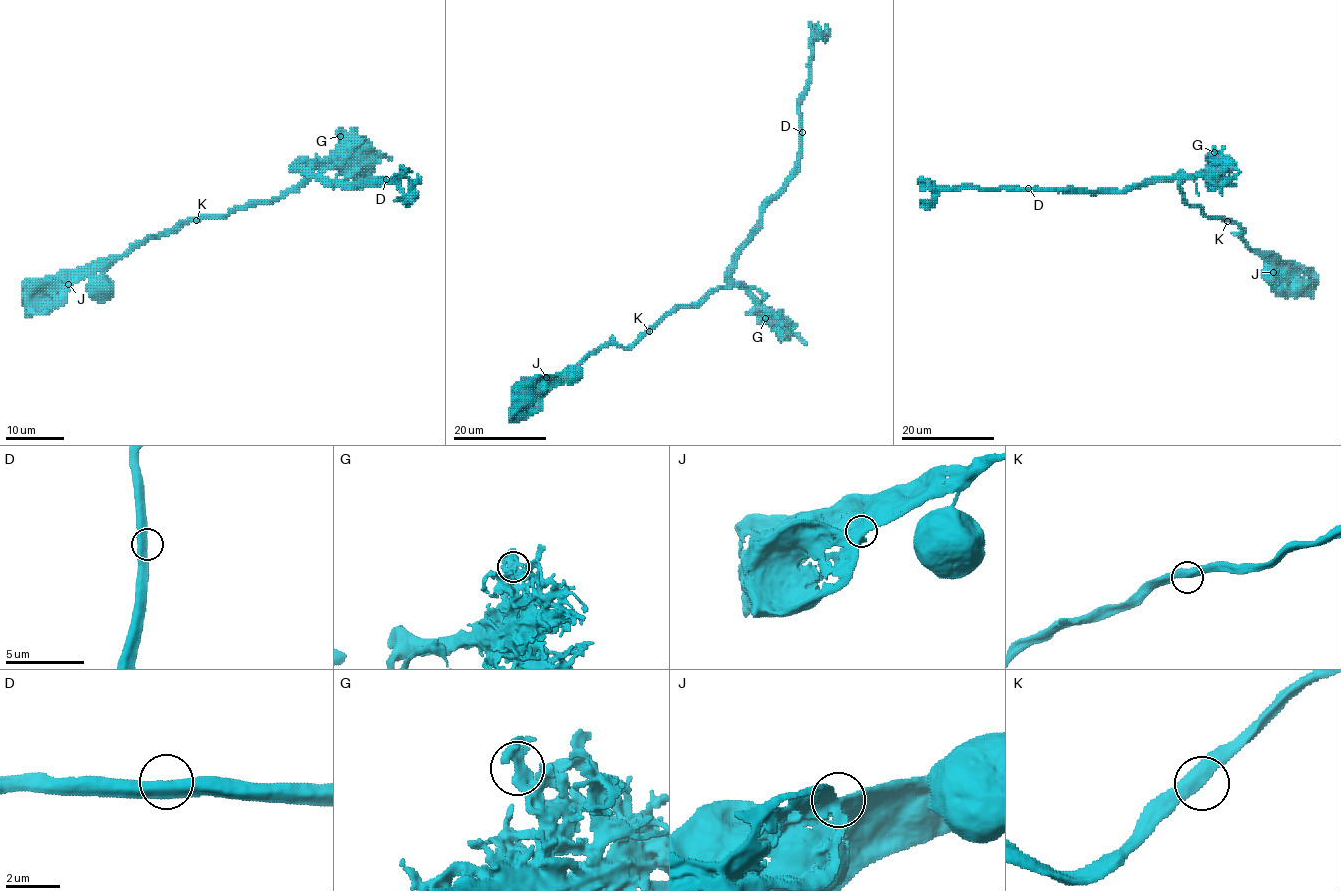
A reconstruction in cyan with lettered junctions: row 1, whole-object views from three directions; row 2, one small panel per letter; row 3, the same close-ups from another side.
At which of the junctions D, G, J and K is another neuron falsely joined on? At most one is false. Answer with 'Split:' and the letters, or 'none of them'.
Split: K

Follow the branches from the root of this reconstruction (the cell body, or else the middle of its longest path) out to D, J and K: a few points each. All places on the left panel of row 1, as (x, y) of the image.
D: (41, 303), (73, 277), (105, 269), (192, 220), (279, 198), (309, 174), (299, 166), (327, 182), (386, 179)
J: (41, 303), (52, 287), (68, 284)
K: (41, 303), (57, 294), (73, 277), (105, 269), (118, 256), (150, 239), (176, 232), (186, 223), (196, 220)

